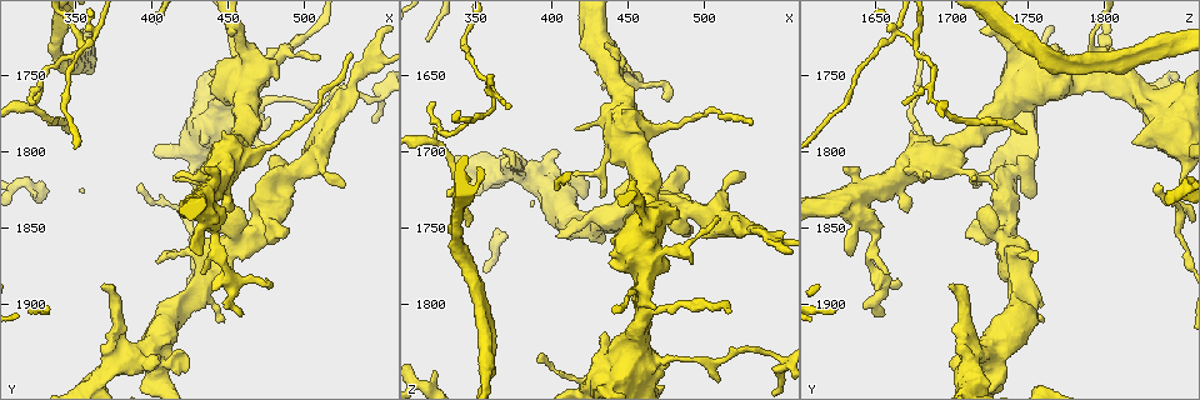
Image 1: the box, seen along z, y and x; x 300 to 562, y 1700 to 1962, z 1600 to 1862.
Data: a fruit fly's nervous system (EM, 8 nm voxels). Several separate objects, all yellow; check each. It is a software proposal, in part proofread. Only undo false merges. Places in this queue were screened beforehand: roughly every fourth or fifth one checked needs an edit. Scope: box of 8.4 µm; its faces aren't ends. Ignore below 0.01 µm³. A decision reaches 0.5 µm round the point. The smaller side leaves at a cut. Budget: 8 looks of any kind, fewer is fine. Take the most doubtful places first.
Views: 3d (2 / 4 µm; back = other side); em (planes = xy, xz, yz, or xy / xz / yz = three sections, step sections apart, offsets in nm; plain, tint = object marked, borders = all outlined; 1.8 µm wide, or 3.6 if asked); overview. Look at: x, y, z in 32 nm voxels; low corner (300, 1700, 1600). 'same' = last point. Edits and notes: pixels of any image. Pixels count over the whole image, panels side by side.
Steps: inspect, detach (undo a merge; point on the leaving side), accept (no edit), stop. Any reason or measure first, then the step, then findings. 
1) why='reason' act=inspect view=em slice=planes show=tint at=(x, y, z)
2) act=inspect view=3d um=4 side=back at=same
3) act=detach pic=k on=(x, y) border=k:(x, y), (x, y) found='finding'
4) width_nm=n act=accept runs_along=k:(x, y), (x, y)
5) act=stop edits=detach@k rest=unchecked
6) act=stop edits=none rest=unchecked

act=inspect view=em slice=xz step=4 show=tint at=(378, 1924, 1714)

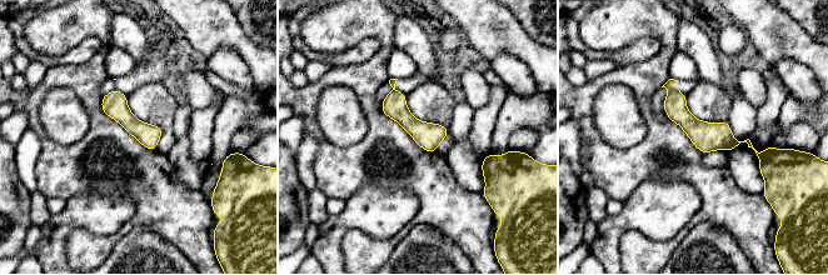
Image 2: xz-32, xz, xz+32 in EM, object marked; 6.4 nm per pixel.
why='another direction' act=inspect view=em slice=planes show=tint at=same

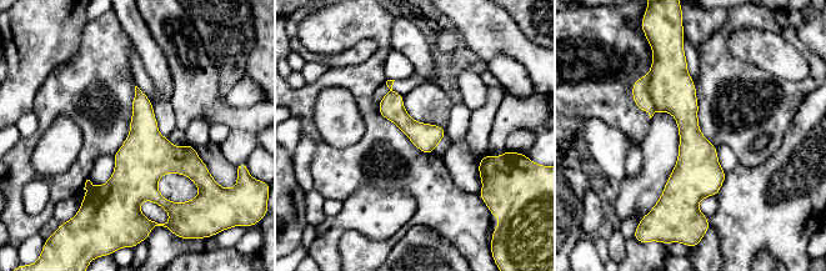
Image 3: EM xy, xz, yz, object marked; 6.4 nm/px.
act=detach pic=3 on=(641, 95) found='a second neuron is stuck on'

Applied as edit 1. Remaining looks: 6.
why='abrupt turn' act=inspect view=3d um=4 at=(426, 1896, 1750)

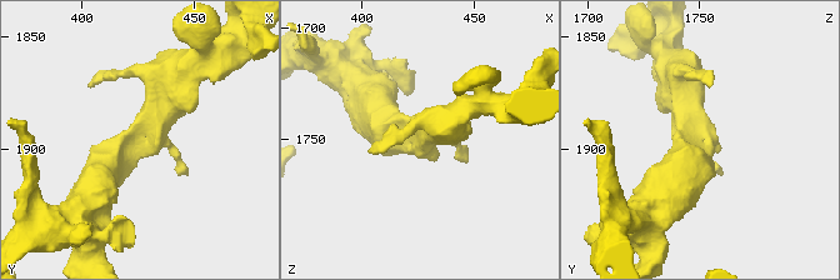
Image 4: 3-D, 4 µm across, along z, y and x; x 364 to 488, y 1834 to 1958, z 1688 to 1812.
why='shape alone is not enough' act=inspect view=em slice=planes show=borders at=(427, 1895, 1749)

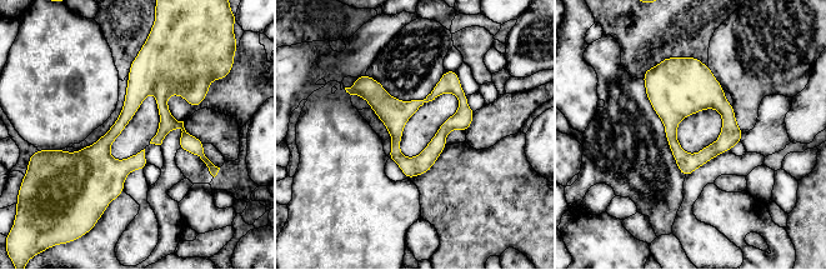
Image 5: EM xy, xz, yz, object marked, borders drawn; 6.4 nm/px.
width_nm=100 act=accept runs_along=5:(161, 60), (104, 143), (106, 199) found='continuous, no second neuron'

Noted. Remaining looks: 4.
act=inspect view=em slice=planes show=tint at=(452, 1884, 1654)

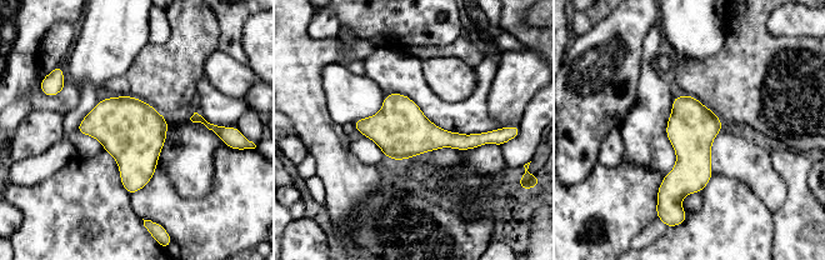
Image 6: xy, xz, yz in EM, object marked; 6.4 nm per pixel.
width_nm=320 act=accept found='continuous, no second neuron'

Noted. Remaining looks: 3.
act=stop edits=detach@3 rest=unchecked

